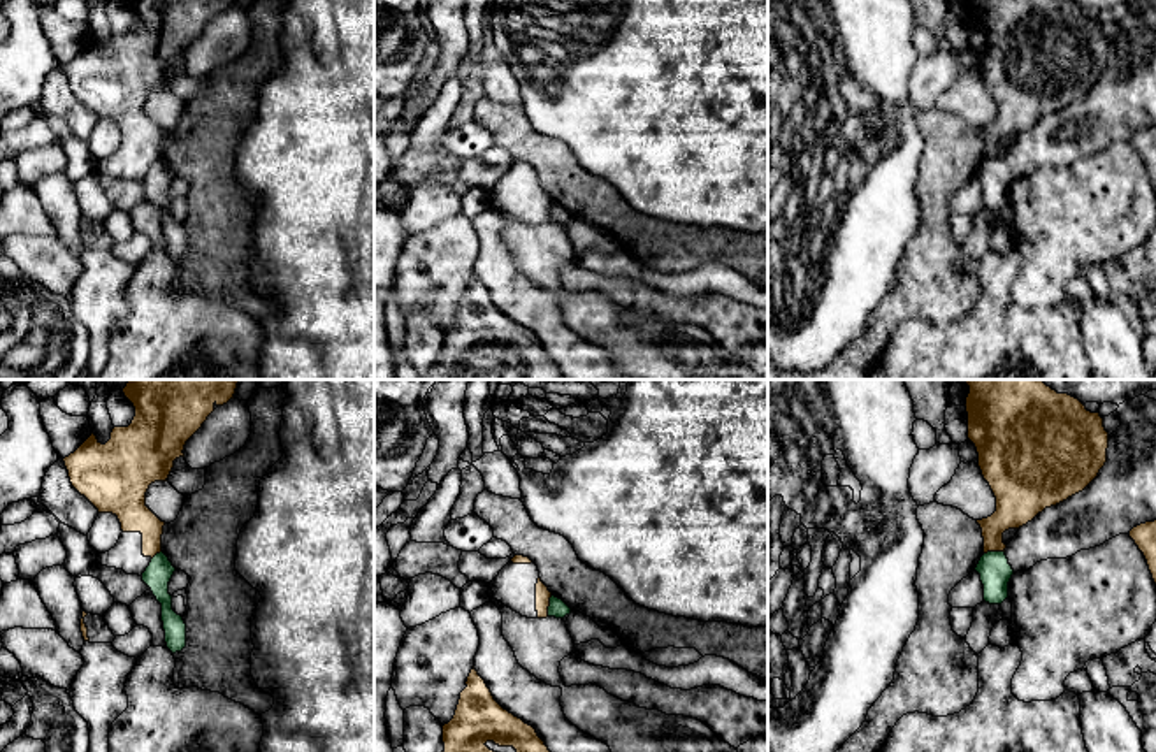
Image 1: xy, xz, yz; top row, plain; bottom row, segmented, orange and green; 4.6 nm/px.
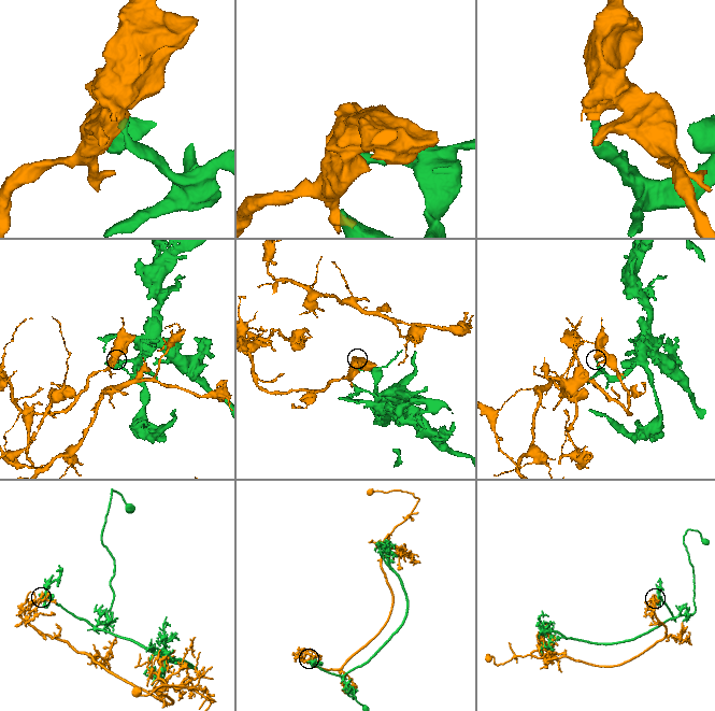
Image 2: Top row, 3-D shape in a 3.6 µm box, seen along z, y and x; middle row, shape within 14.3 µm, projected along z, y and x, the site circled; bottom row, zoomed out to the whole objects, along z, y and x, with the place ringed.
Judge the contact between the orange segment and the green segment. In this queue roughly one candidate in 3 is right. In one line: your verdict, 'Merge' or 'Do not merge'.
Do not merge

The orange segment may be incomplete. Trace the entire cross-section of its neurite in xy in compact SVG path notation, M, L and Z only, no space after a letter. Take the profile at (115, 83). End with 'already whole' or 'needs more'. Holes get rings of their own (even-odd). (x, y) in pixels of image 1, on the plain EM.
M125 0L134 11L135 23L128 33L114 33L111 46L102 51L97 42L91 42L69 63L63 65L72 93L84 102L98 119L112 119L121 130L121 142L114 155L105 160L97 160L97 170L123 176L126 181L139 181L146 177L151 165L162 158L162 128L148 112L146 98L155 88L167 88L174 67L184 63L186 47L202 33L216 12L227 11L234 0Z; needs more

